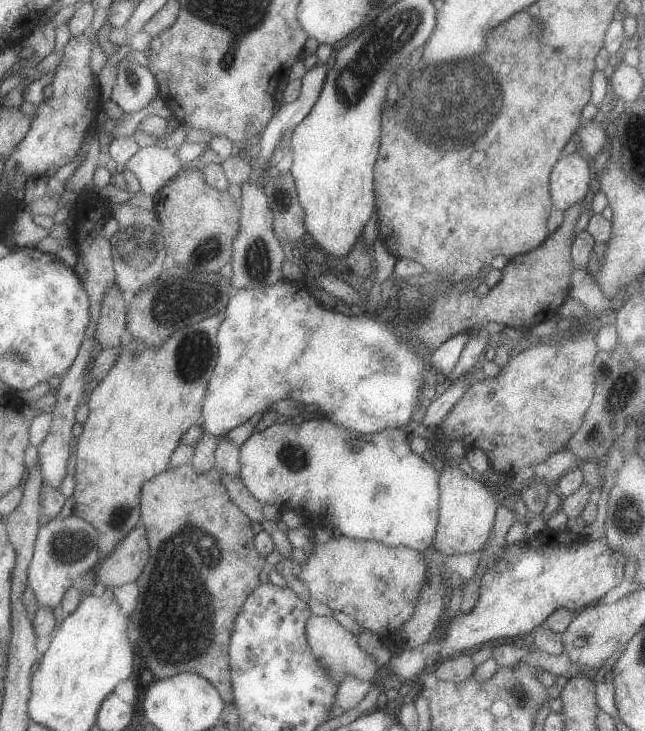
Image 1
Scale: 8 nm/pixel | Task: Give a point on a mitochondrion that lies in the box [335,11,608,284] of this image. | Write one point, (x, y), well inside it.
(475, 94)

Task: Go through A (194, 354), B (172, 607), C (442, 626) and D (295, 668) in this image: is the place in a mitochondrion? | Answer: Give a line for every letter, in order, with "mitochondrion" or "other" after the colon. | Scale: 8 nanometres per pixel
A: mitochondrion
B: mitochondrion
C: other
D: other

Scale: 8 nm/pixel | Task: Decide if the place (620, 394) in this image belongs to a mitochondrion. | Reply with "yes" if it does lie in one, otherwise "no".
yes

